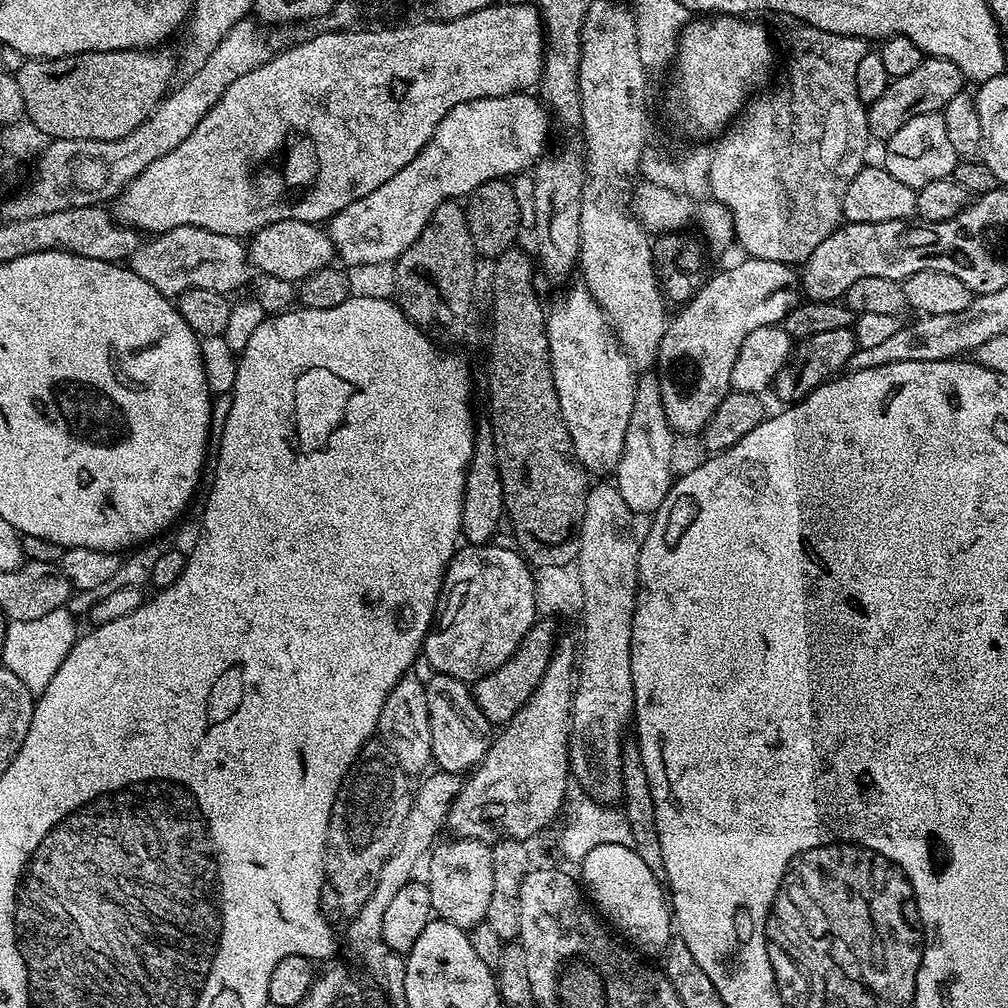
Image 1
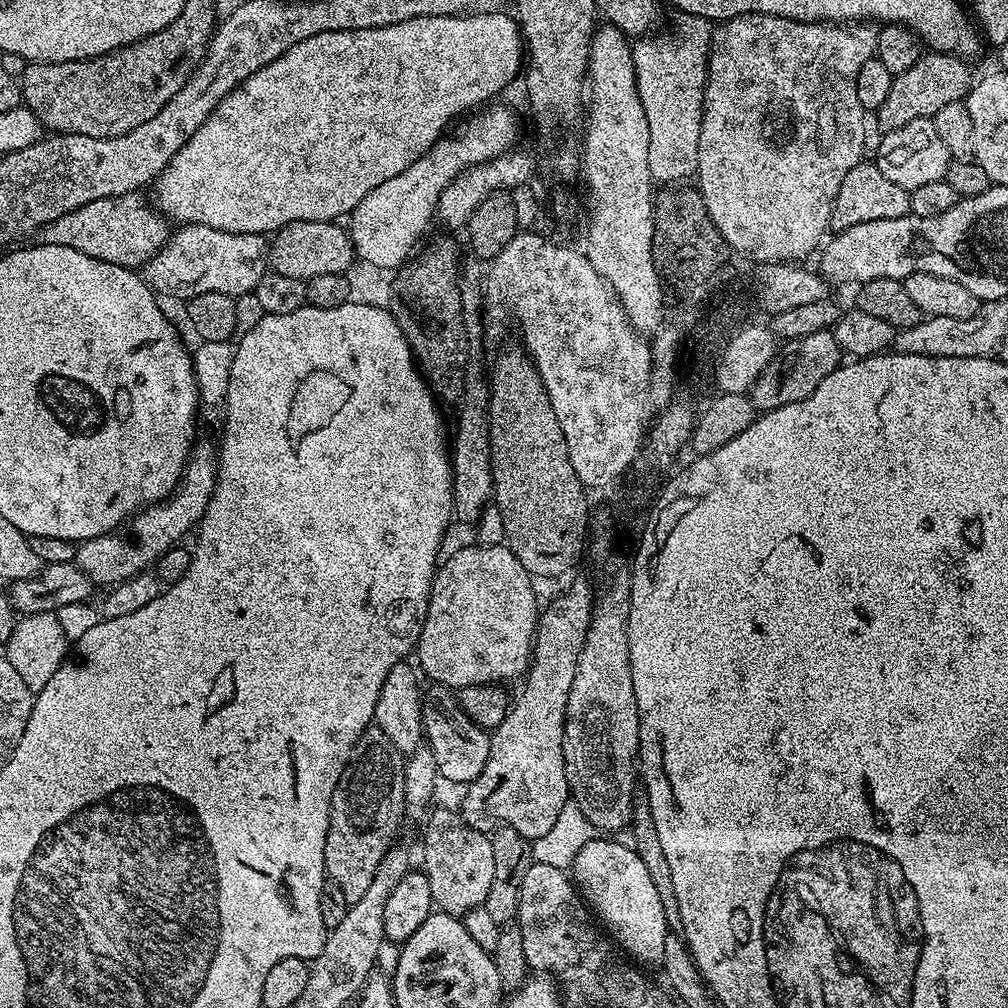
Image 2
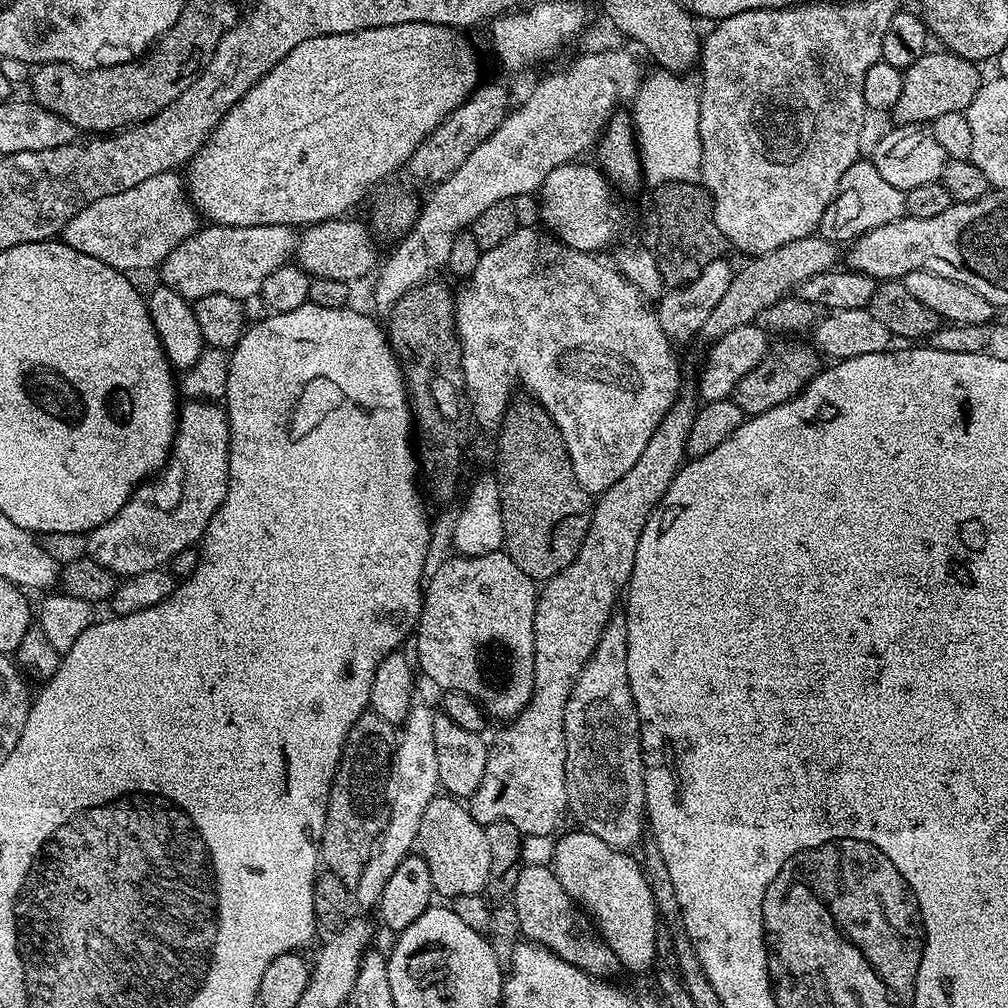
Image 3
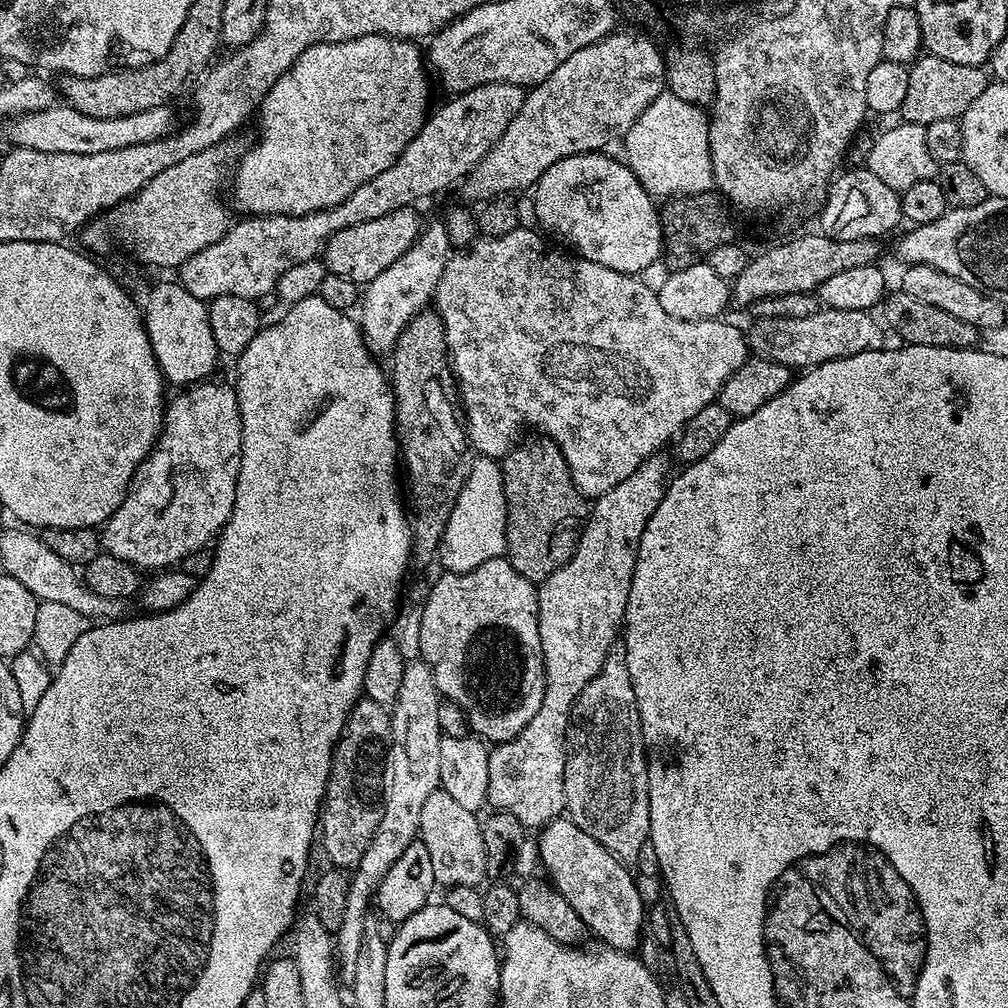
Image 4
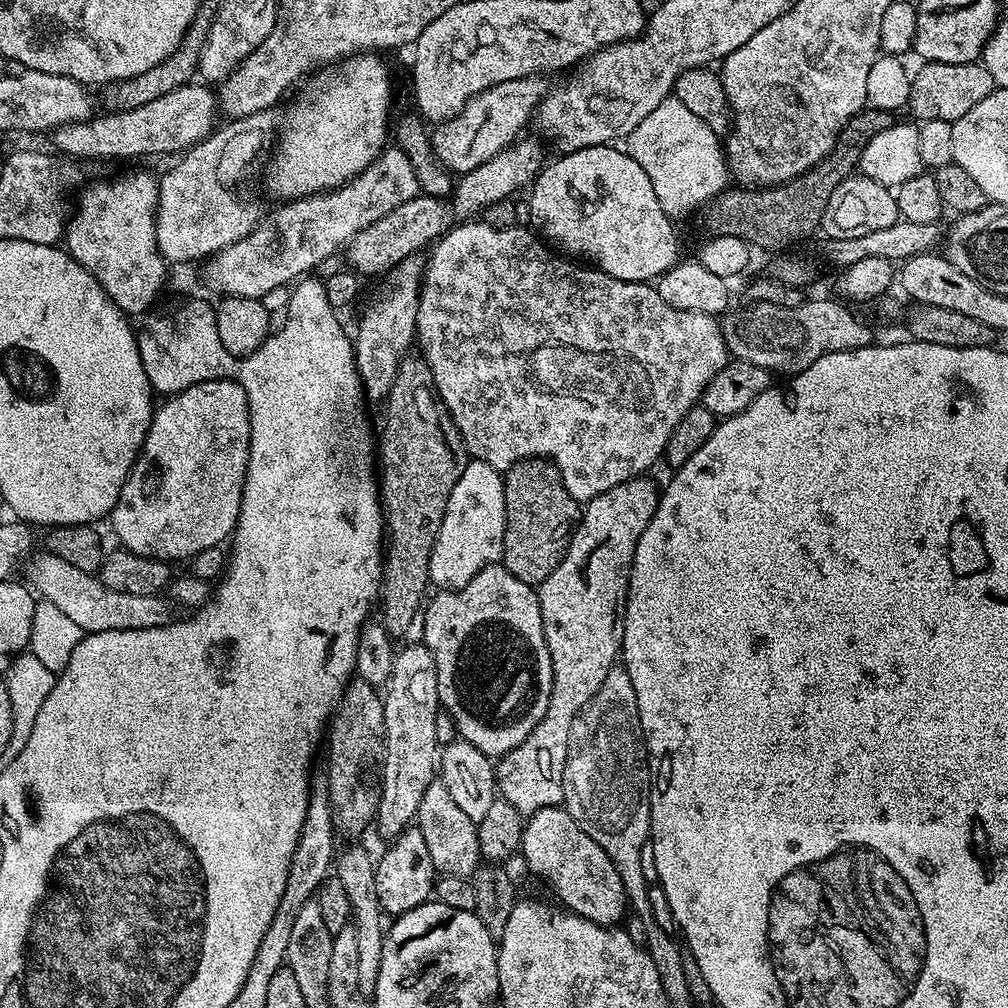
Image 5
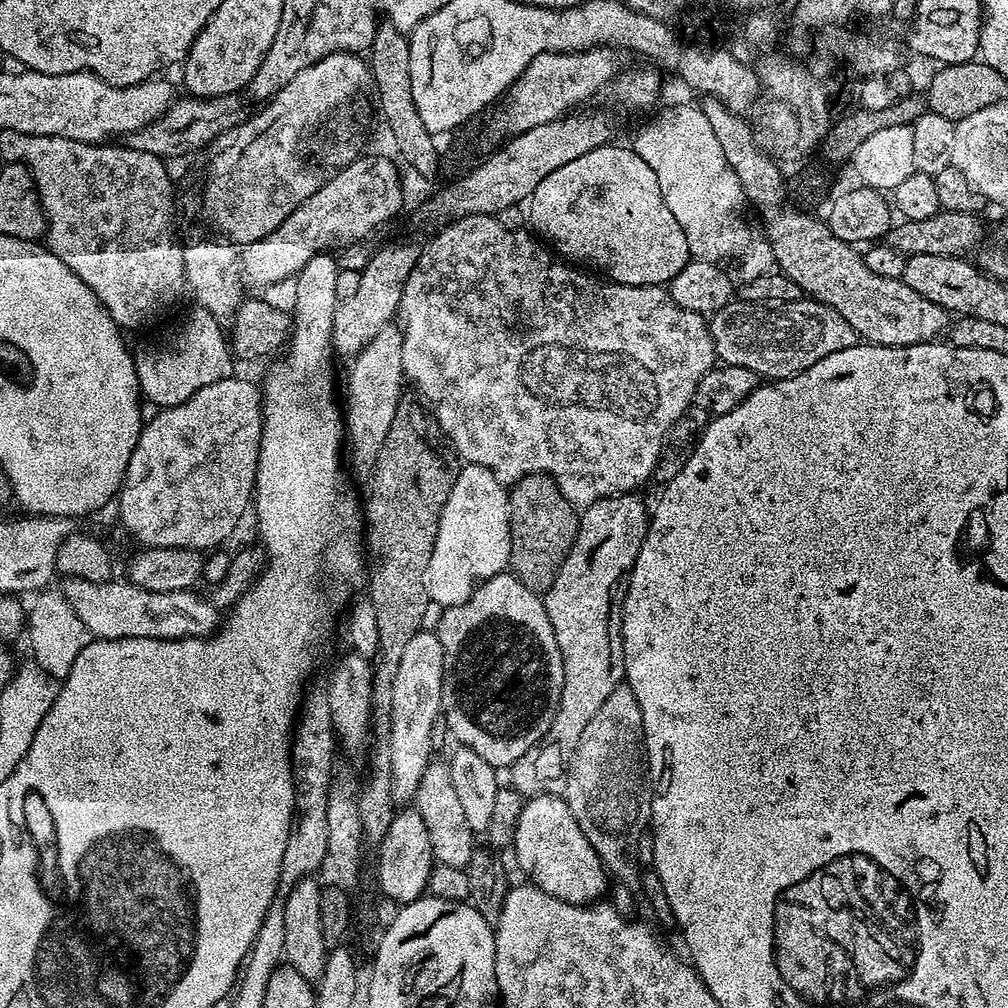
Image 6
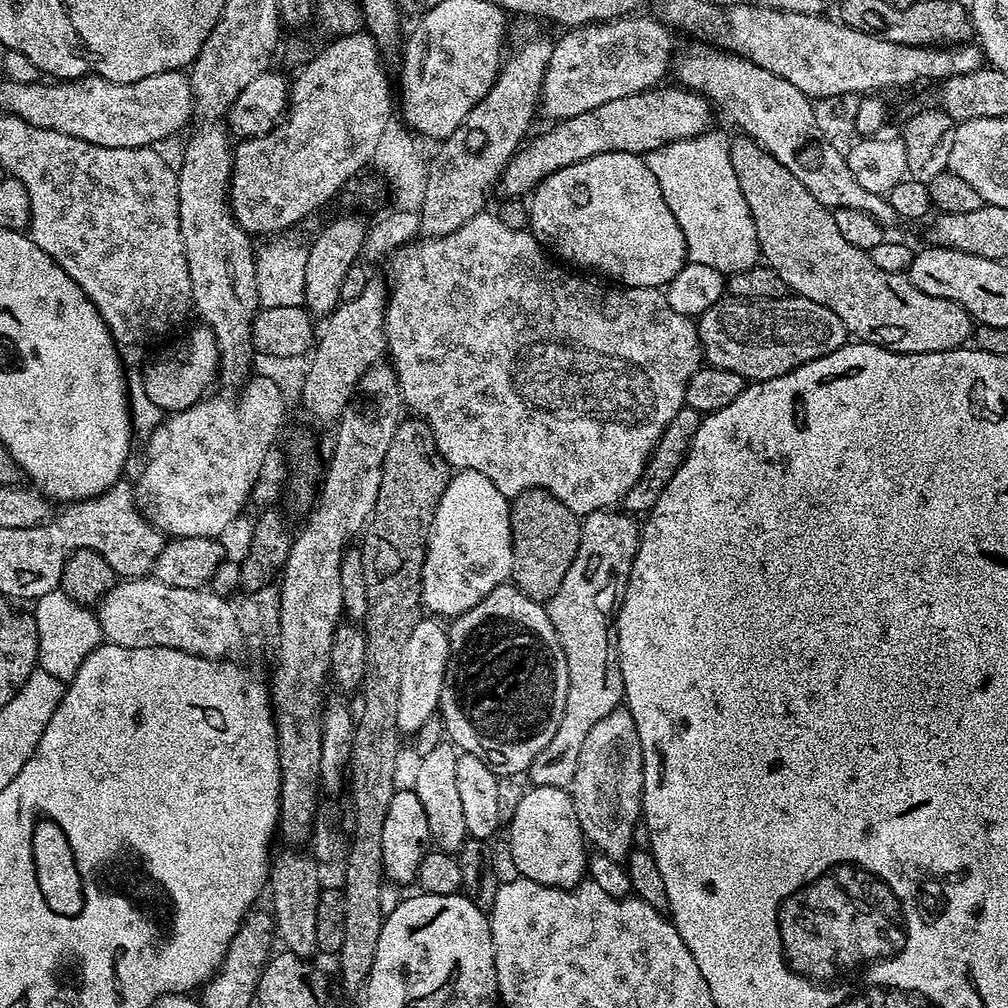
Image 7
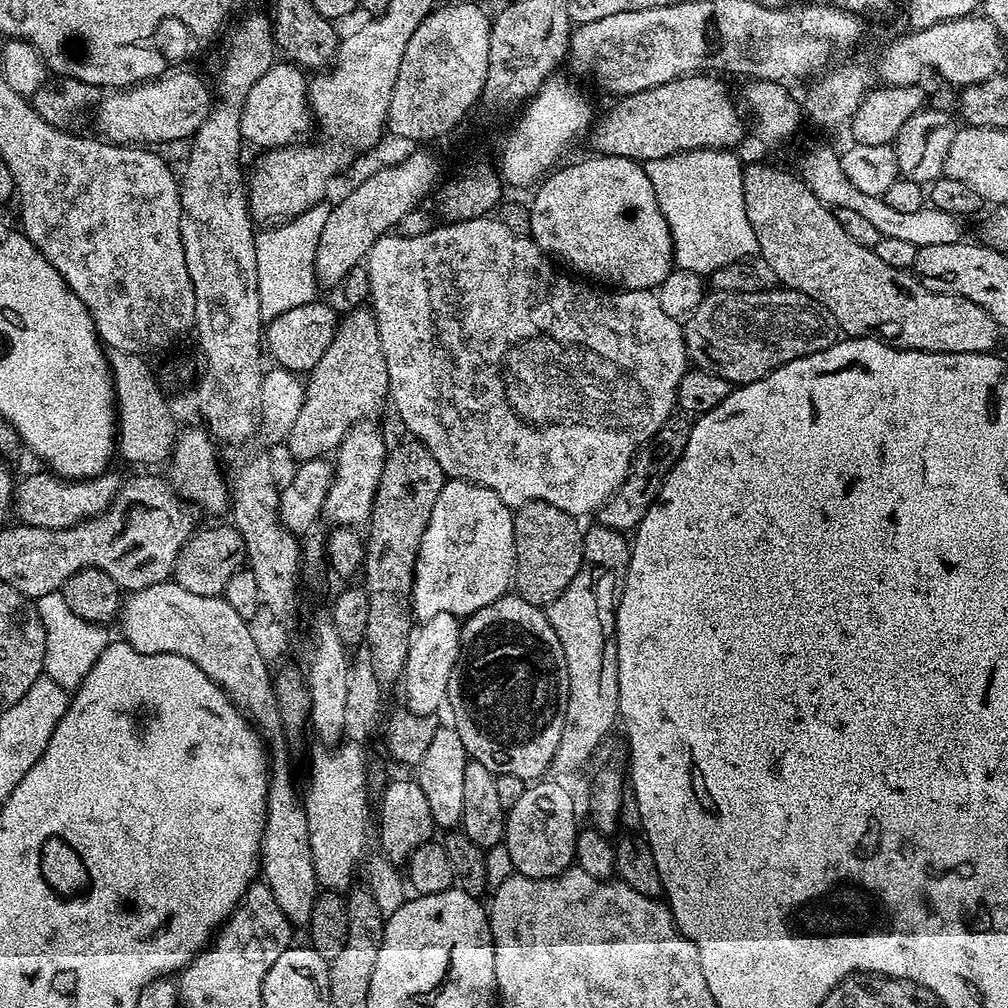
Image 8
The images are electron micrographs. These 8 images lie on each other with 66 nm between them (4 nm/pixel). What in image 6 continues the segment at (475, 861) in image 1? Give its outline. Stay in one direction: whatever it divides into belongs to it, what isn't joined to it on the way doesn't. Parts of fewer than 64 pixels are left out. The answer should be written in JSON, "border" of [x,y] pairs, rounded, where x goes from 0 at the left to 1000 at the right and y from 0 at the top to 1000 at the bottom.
{"border":[[[430,756],[425,759],[423,768],[419,768],[419,776],[415,776],[415,784],[411,791],[411,801],[419,808],[419,815],[423,815],[423,827],[427,827],[427,843],[433,857],[441,857],[451,861],[463,861],[466,847],[470,844],[470,826],[466,815],[462,815],[462,808],[450,785],[450,776],[446,776],[446,764],[443,757]]]}

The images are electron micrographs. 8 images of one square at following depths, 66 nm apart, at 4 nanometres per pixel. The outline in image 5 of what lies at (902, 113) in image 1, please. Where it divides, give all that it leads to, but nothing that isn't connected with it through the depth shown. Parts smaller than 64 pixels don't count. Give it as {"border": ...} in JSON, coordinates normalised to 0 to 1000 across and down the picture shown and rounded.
{"border":[[[920,62],[912,64],[913,68],[908,68],[905,77],[905,88],[901,98],[900,110],[906,111],[910,115],[910,120],[919,119],[939,119],[941,121],[954,117],[954,113],[960,112],[964,106],[970,105],[974,97],[978,97],[983,91],[987,91],[989,86],[982,69],[976,67],[975,63],[966,63],[923,63]]]}

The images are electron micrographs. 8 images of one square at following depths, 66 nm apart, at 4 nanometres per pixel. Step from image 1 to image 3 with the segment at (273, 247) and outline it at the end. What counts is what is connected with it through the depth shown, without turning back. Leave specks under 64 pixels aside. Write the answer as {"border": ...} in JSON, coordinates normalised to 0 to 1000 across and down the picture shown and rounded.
{"border":[[[349,216],[320,218],[314,222],[305,223],[297,231],[292,258],[299,268],[315,278],[331,276],[335,280],[345,282],[346,280],[359,279],[357,277],[369,265],[369,269],[374,265],[373,242],[369,239],[370,231],[367,229],[367,226],[367,231],[365,231],[363,223],[356,222],[353,218],[345,217]]]}

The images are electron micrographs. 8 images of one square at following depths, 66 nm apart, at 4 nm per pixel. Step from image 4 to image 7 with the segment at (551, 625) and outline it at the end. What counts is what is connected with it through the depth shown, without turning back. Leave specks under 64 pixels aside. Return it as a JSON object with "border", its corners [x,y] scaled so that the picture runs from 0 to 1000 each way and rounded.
{"border":[[[596,506],[578,513],[573,550],[569,550],[569,558],[565,558],[565,565],[562,565],[558,581],[554,581],[552,588],[542,597],[544,612],[562,649],[563,684],[562,704],[558,704],[558,716],[554,716],[554,724],[550,727],[546,740],[542,740],[542,744],[538,744],[538,748],[534,748],[524,761],[523,773],[528,773],[527,777],[531,781],[550,780],[563,783],[569,772],[569,764],[573,764],[573,748],[577,748],[577,740],[580,739],[585,724],[589,724],[589,720],[593,720],[593,716],[601,712],[601,708],[616,701],[619,678],[615,664],[615,650],[611,644],[611,609],[613,596],[620,581],[623,580],[623,570],[629,562],[629,554],[635,541],[637,524],[633,516],[631,520],[631,516],[630,511],[618,506]]]}

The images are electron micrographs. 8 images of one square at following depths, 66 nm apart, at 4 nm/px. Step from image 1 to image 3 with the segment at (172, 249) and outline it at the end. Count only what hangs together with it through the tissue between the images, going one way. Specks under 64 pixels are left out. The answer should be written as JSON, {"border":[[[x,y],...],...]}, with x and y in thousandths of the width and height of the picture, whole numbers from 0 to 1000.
{"border":[[[207,221],[202,225],[169,248],[157,267],[158,281],[188,300],[204,296],[204,292],[228,292],[228,296],[246,300],[249,294],[259,293],[261,280],[268,272],[285,263],[294,253],[296,230],[284,222],[224,224]]]}

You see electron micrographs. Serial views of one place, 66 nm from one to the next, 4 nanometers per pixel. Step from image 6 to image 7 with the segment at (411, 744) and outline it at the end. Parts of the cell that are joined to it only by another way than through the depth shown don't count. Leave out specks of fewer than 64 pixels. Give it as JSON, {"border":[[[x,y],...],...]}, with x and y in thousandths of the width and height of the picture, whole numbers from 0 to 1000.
{"border":[[[418,613],[415,621],[411,621],[411,626],[407,628],[399,660],[399,678],[395,685],[395,722],[398,727],[416,727],[428,710],[434,709],[447,651],[443,622],[436,614]]]}

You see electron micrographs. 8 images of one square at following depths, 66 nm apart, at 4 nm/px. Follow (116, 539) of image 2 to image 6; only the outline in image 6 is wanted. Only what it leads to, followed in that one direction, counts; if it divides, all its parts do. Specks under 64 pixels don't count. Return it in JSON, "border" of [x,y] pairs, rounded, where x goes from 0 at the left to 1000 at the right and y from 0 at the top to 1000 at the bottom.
{"border":[[[231,371],[220,378],[211,379],[208,383],[200,384],[195,390],[179,402],[169,402],[167,405],[159,405],[156,413],[151,418],[144,420],[139,427],[137,442],[133,442],[133,450],[129,450],[129,462],[123,471],[123,480],[117,489],[117,501],[119,500],[119,516],[123,524],[136,536],[136,541],[144,544],[193,544],[195,546],[214,546],[219,543],[221,536],[230,532],[230,527],[238,520],[242,507],[247,507],[252,496],[254,486],[254,467],[256,466],[256,446],[260,435],[260,389],[246,377],[237,377],[237,372]]]}

